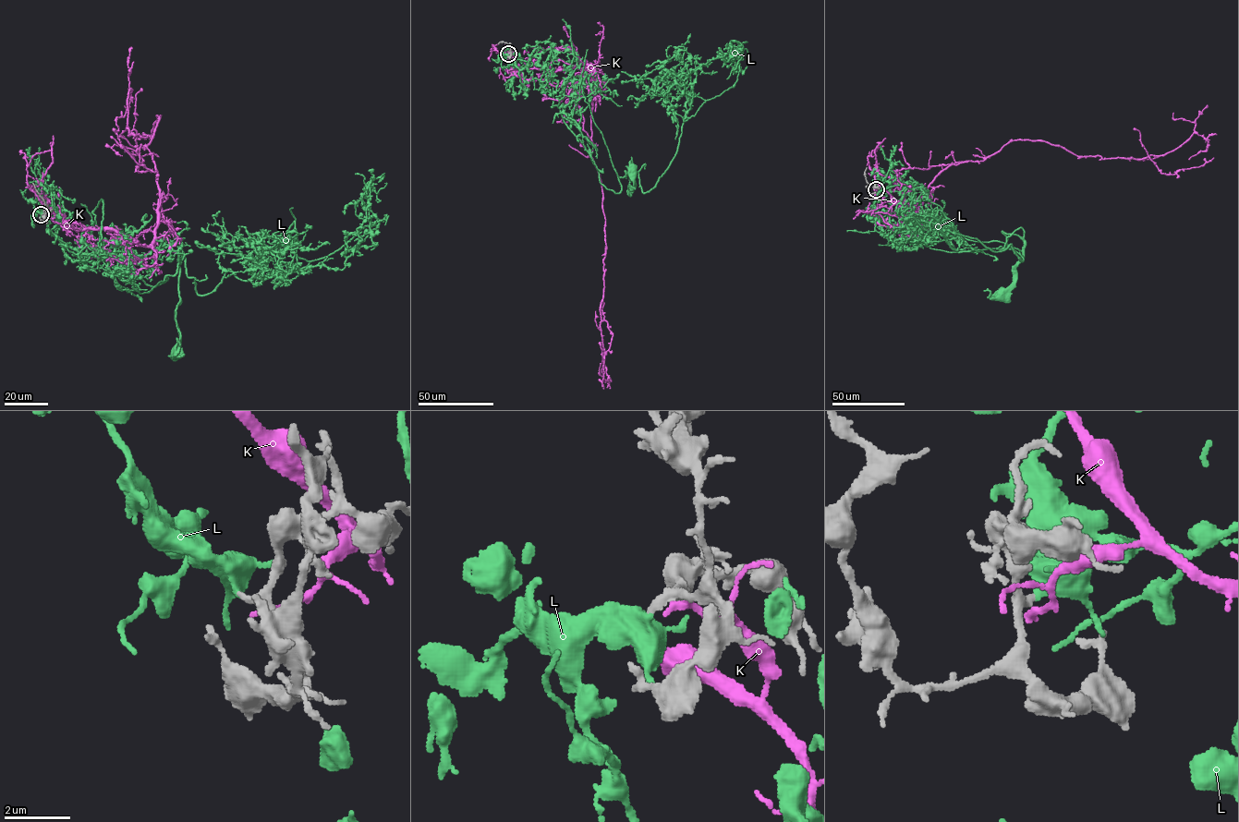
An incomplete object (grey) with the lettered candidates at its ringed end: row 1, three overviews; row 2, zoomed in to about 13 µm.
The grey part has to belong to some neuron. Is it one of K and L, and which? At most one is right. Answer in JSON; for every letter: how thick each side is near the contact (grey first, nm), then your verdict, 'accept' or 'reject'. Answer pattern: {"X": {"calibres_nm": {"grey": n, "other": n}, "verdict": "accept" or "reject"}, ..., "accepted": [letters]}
{"K": {"calibres_nm": {"grey": 280, "other": 240}, "verdict": "reject"}, "L": {"calibres_nm": {"grey": 220, "other": 400}, "verdict": "accept"}, "accepted": ["L"]}

